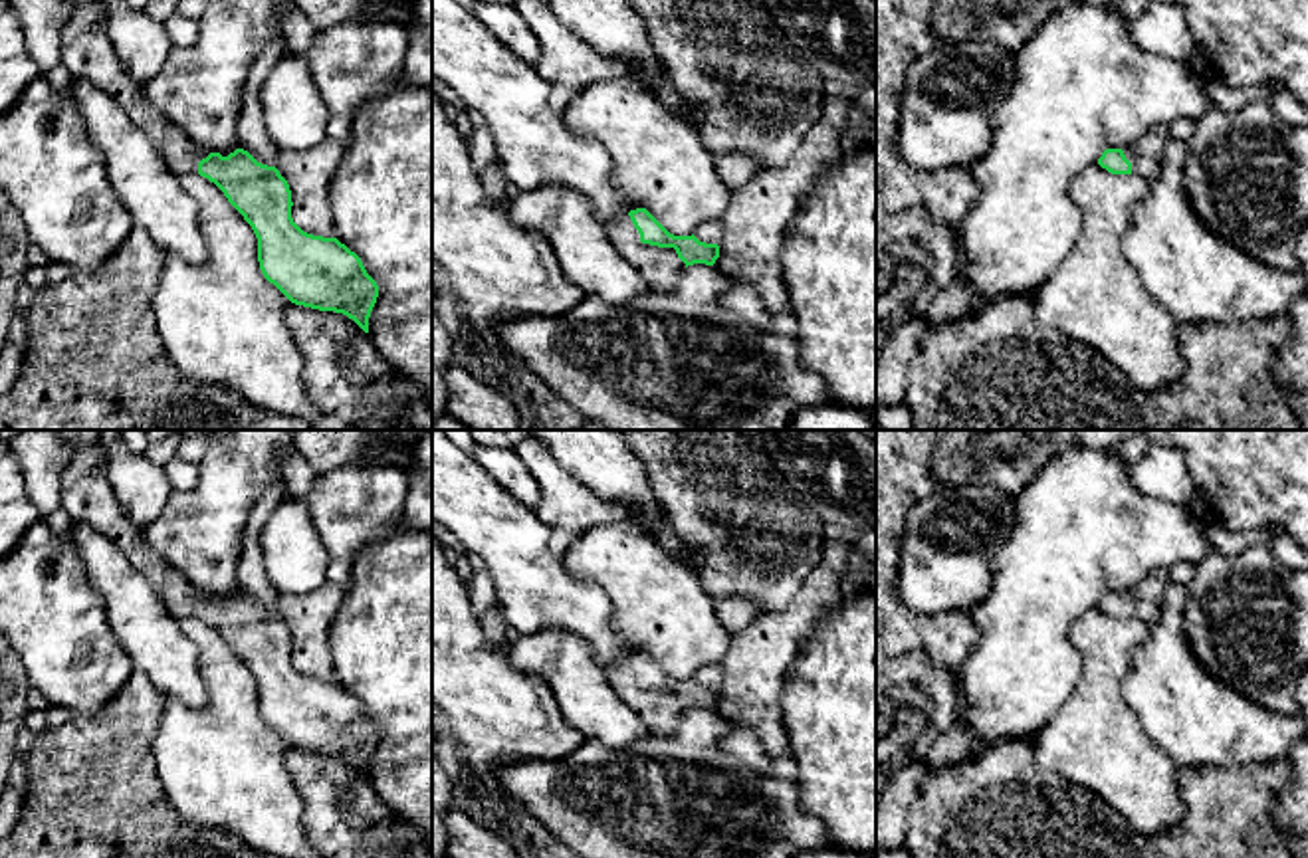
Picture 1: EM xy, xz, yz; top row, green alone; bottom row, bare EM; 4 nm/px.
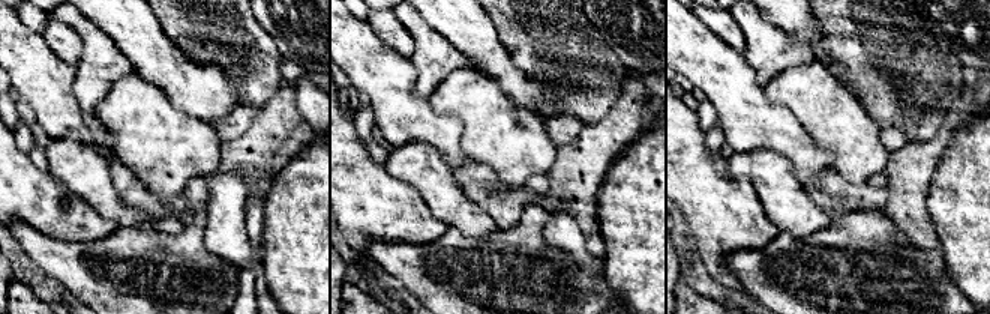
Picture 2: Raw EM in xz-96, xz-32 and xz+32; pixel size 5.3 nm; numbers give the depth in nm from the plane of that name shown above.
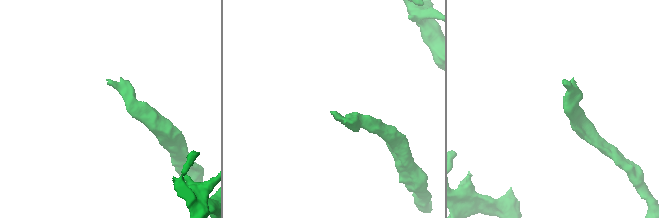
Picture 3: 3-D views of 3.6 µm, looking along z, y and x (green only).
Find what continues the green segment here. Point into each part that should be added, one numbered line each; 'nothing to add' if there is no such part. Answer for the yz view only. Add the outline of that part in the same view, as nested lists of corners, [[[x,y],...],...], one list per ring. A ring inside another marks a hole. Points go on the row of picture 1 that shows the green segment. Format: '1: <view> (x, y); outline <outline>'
1: yz (1146, 155); outline [[[1159,125],[1128,149],[1122,149],[1126,159],[1132,162],[1132,172],[1144,178],[1157,176],[1163,166],[1163,153],[1169,139],[1169,127]]]

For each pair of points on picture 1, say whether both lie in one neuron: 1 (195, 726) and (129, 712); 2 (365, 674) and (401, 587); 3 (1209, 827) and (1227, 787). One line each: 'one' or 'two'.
1: two
2: one
3: one

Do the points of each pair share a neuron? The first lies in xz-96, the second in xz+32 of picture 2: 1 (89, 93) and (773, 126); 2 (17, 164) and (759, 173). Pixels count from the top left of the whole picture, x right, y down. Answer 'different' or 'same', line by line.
1: different
2: different

